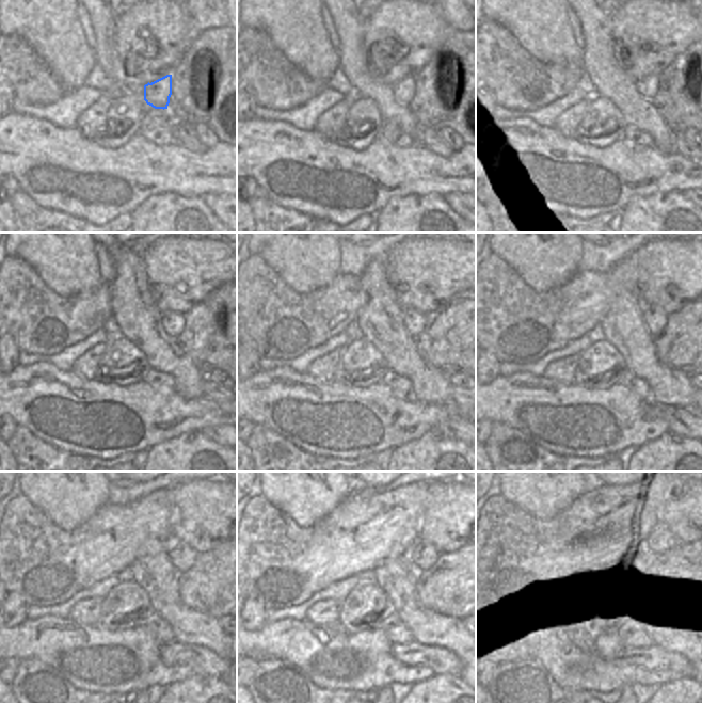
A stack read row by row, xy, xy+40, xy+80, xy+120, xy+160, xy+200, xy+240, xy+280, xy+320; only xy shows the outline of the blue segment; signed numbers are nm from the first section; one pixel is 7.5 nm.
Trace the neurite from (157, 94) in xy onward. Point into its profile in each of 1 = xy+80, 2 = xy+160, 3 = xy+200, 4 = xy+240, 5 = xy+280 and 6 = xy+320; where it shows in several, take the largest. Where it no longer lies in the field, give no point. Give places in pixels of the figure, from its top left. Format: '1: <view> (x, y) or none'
1: xy+80 (648, 86)
2: xy+160 (414, 322)
3: xy+200 (655, 320)
4: xy+240 (181, 556)
5: xy+280 (421, 555)
6: xy+320 (660, 541)

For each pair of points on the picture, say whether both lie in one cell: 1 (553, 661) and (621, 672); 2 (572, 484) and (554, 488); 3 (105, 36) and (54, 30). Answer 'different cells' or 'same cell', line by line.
1: same cell
2: same cell
3: different cells

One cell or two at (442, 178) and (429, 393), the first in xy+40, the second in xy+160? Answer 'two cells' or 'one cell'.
two cells

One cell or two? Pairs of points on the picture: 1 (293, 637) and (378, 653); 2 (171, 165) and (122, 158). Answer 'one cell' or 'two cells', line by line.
1: one cell
2: one cell

